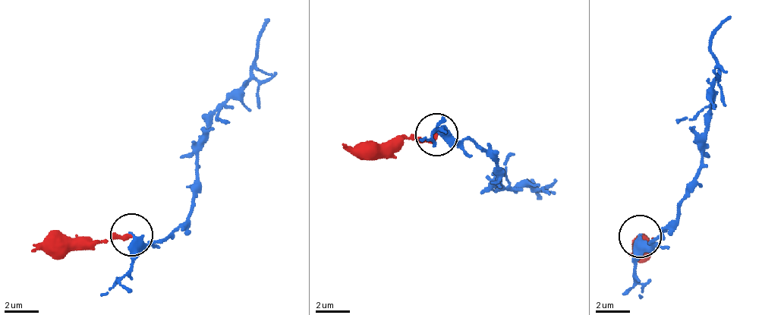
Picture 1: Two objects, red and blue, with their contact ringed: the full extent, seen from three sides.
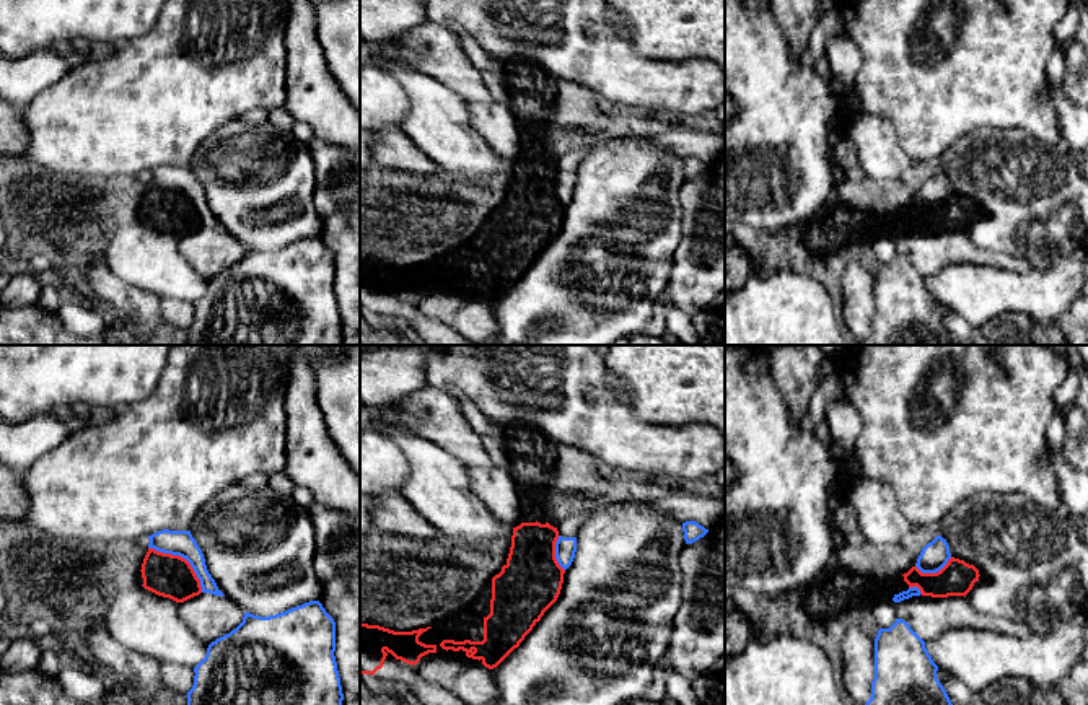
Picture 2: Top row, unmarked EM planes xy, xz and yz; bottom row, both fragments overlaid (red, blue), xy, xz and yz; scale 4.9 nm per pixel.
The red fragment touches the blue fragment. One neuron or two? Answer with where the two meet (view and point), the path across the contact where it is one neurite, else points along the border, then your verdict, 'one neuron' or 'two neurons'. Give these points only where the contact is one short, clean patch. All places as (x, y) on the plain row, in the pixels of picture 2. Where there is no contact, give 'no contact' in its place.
meets red in xy at (181, 192); two neurons

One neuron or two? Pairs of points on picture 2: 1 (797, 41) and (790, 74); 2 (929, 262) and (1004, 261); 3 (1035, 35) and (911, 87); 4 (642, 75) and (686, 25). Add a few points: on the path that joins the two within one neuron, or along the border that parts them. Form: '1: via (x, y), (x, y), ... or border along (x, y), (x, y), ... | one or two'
1: border along (774, 18), (789, 44), (800, 54) | two
2: via (947, 254), (986, 258) | one
3: via (1004, 41), (981, 57), (953, 57), (942, 64) | one
4: border along (626, 36), (631, 46), (647, 57), (696, 59) | two

